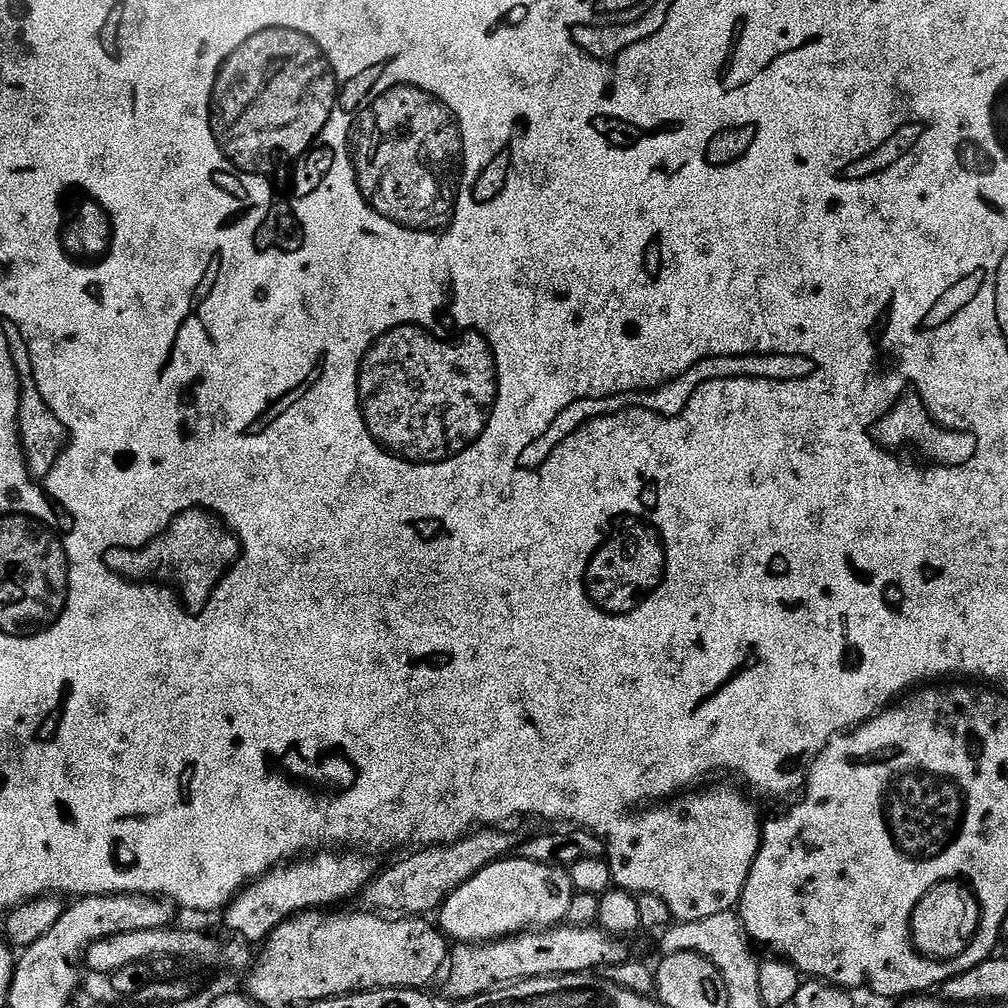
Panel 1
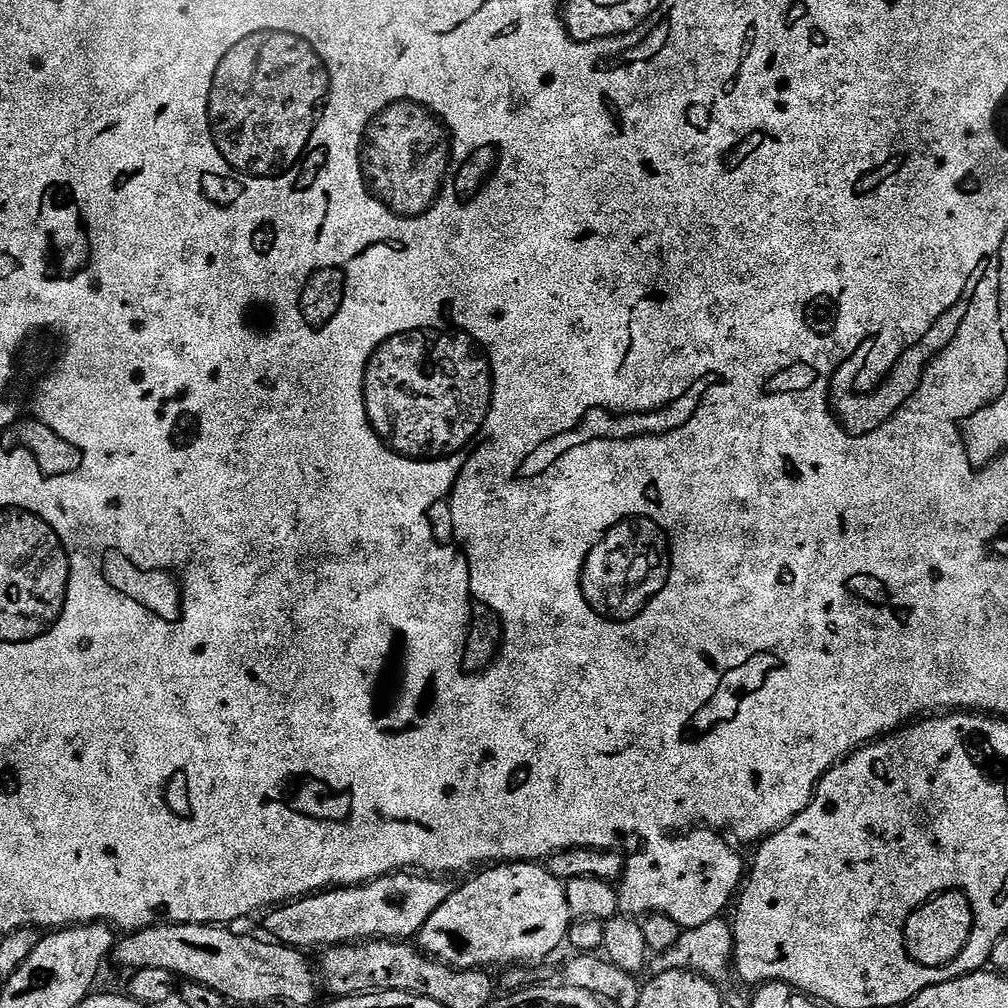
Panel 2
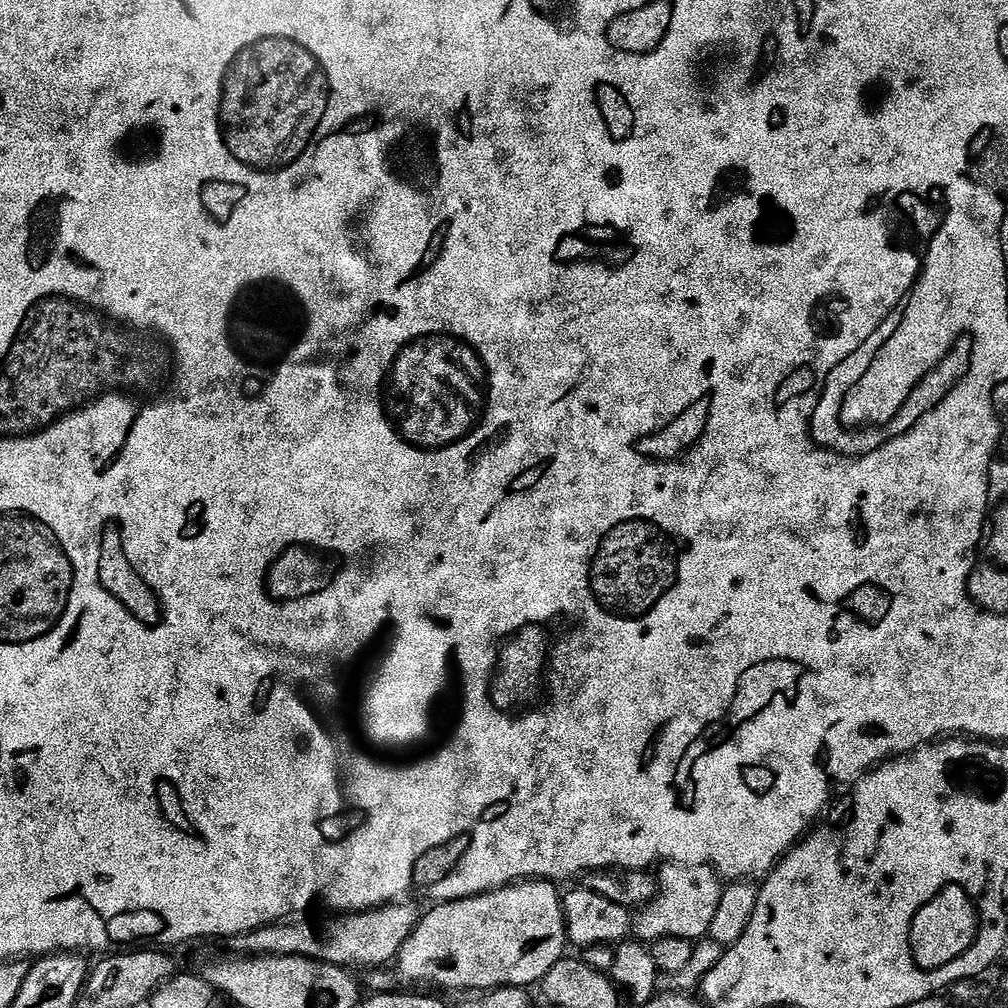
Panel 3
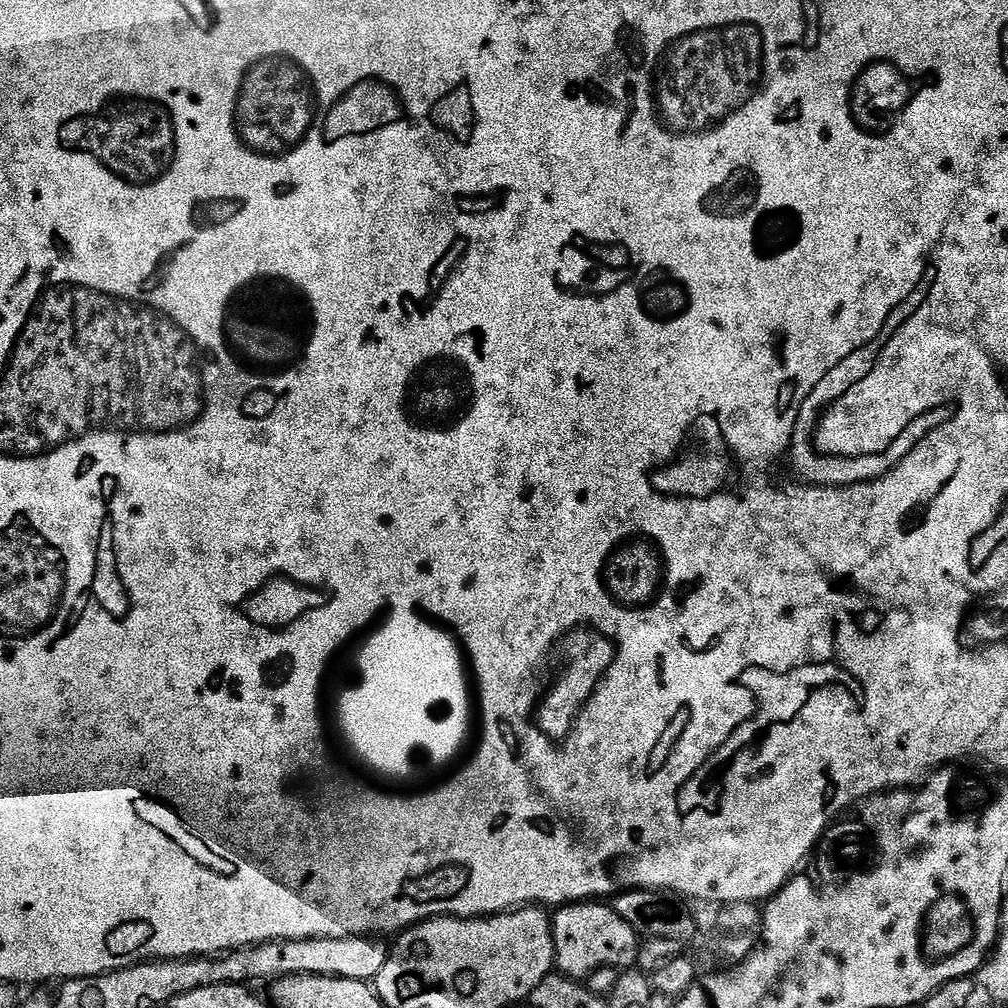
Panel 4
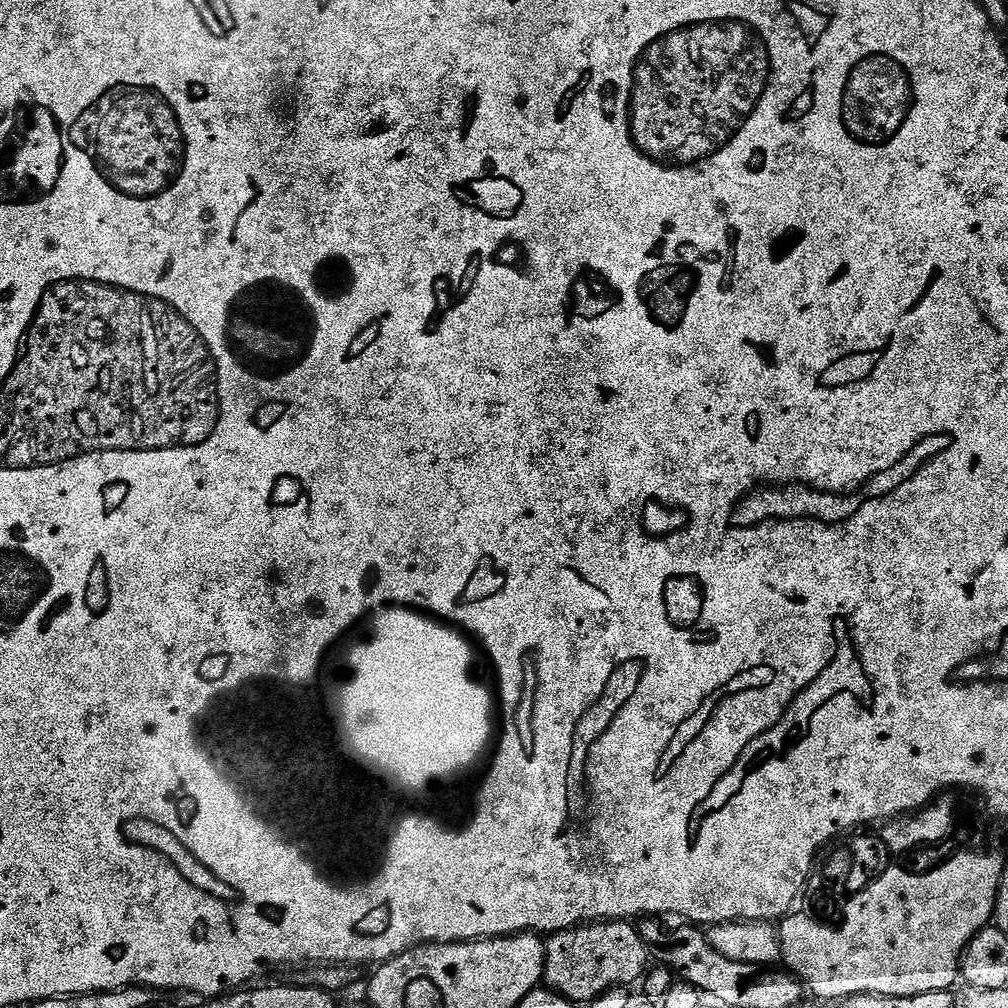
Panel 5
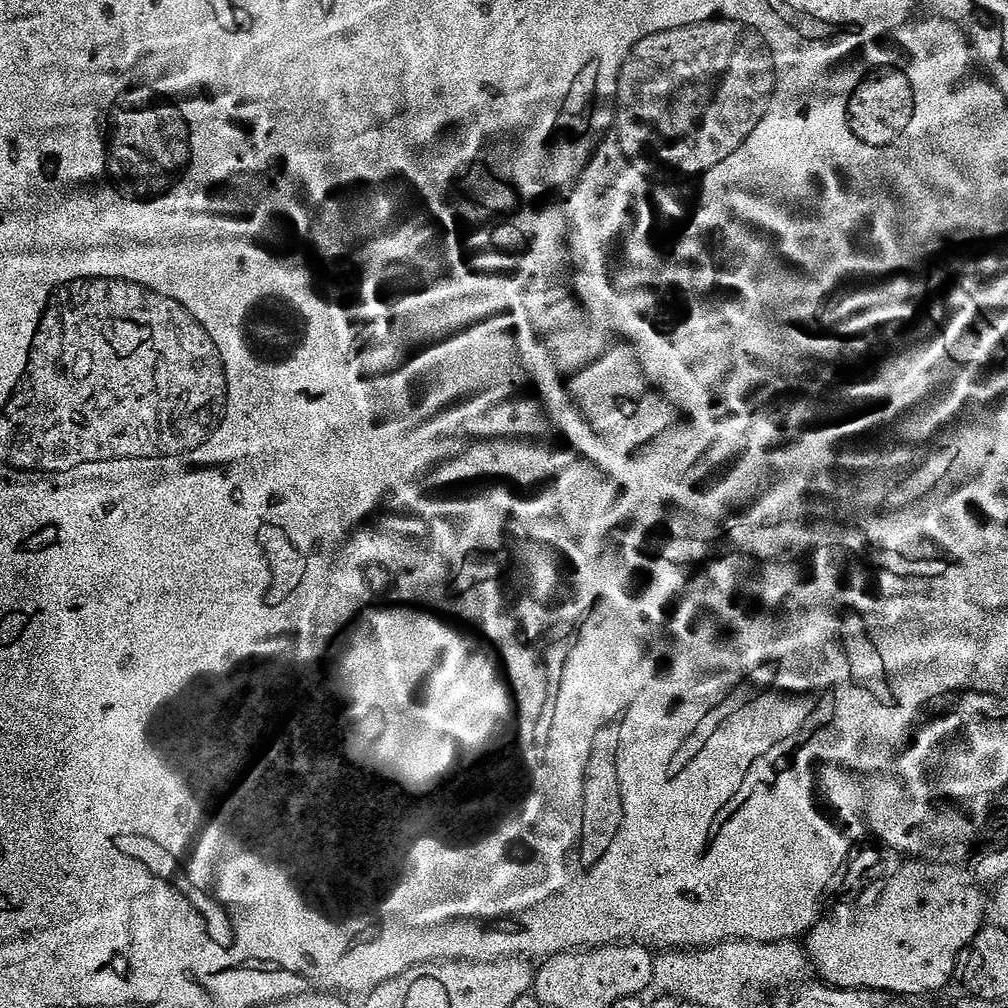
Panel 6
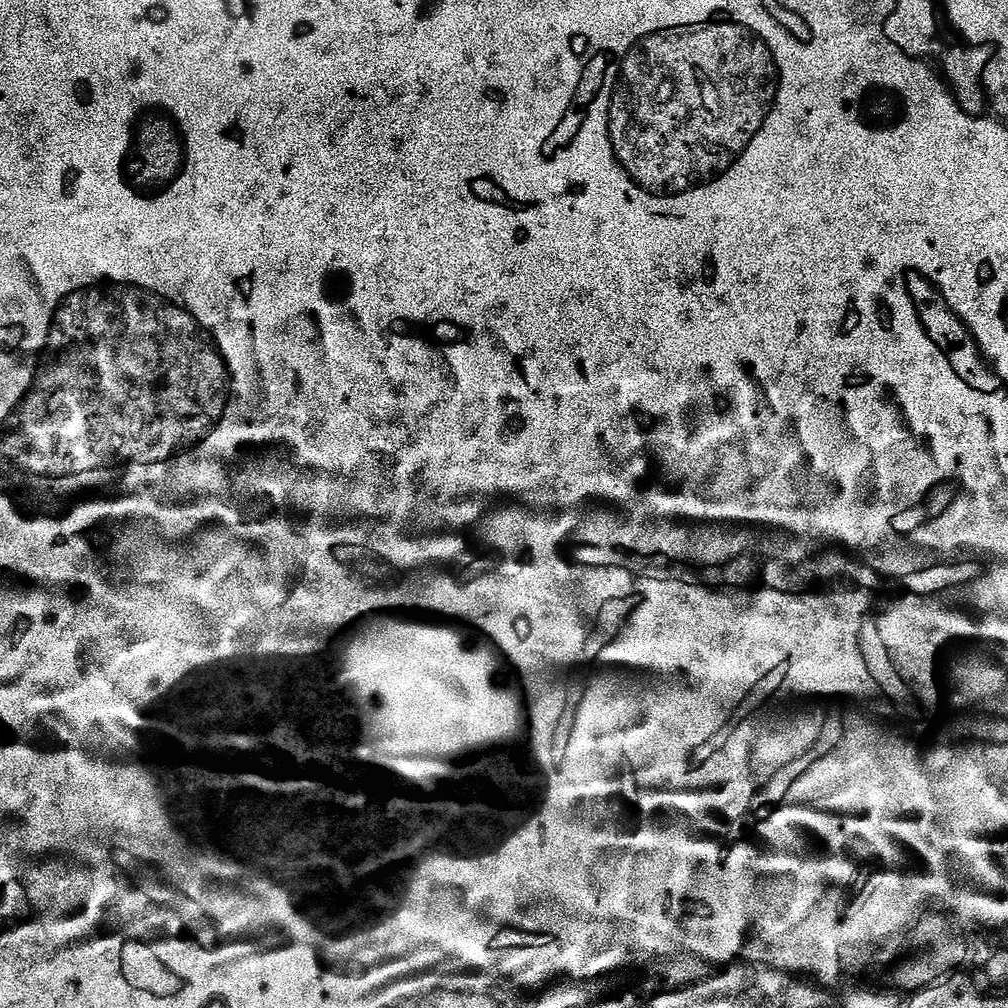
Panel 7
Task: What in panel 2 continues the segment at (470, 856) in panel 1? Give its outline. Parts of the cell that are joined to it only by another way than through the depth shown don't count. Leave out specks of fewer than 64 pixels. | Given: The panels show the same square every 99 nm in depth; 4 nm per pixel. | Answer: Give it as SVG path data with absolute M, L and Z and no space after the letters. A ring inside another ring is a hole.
M407 871L380 876L369 884L333 888L277 907L265 915L269 916L264 920L264 928L275 943L301 950L338 948L343 944L358 944L370 940L408 942L419 937L429 918L446 902L450 895L450 888L447 888L444 883L445 881L440 878L429 878L424 874L409 874Z

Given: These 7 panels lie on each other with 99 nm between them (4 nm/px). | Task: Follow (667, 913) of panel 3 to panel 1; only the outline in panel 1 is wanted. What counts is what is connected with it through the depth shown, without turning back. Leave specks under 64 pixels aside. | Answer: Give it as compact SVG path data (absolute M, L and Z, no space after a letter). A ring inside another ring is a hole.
M716 784L713 788L707 788L705 787L703 790L689 790L677 795L667 806L648 806L635 814L625 815L611 825L610 831L607 833L609 836L606 836L606 859L608 869L612 872L613 885L617 889L624 889L633 894L656 895L669 907L677 921L701 920L702 918L710 918L714 914L733 911L739 905L740 898L744 894L746 878L750 878L750 870L754 866L754 858L758 854L762 843L762 816L756 813L755 806L738 789L731 788L728 784Z

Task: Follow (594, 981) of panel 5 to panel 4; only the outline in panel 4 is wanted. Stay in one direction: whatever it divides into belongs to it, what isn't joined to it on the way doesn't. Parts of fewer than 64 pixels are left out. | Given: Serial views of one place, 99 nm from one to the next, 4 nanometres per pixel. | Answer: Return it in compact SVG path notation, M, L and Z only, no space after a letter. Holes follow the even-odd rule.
M607 903L566 904L557 907L551 913L550 919L556 955L554 968L559 975L567 976L569 980L584 982L600 967L628 970L637 963L642 947L641 937L629 922L620 918Z

